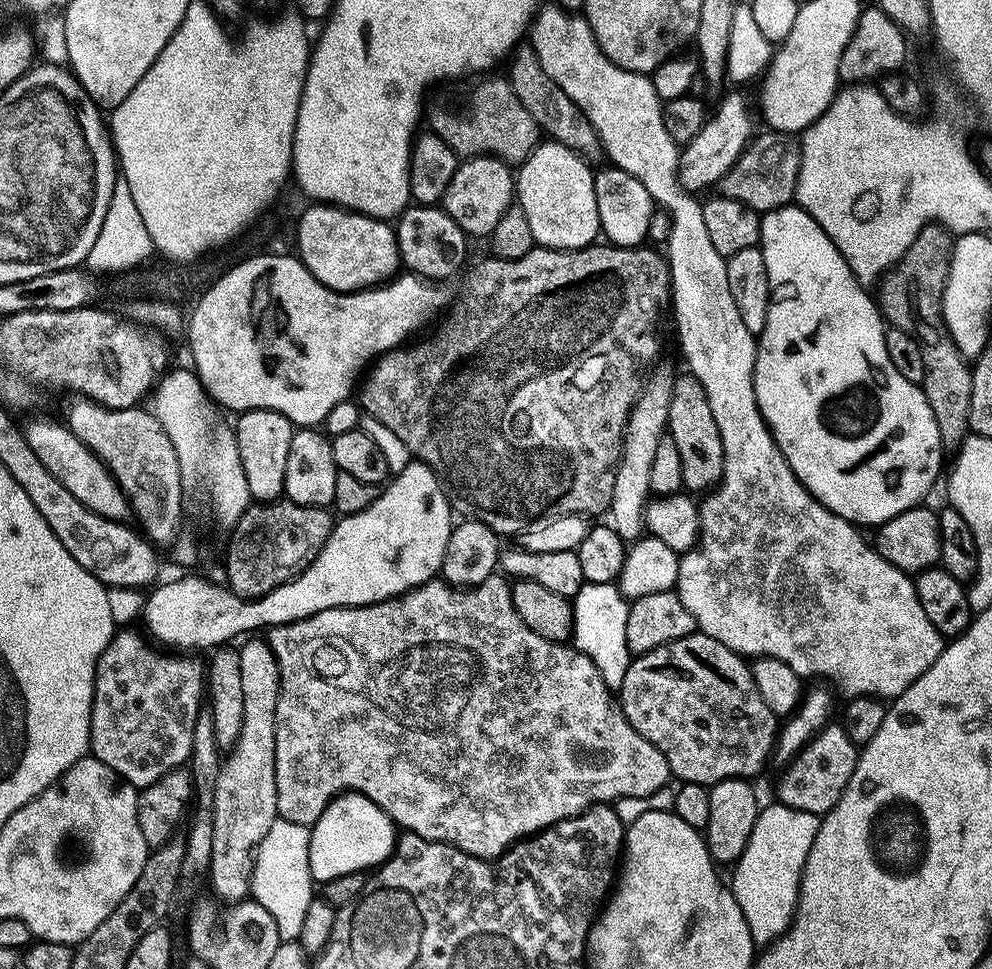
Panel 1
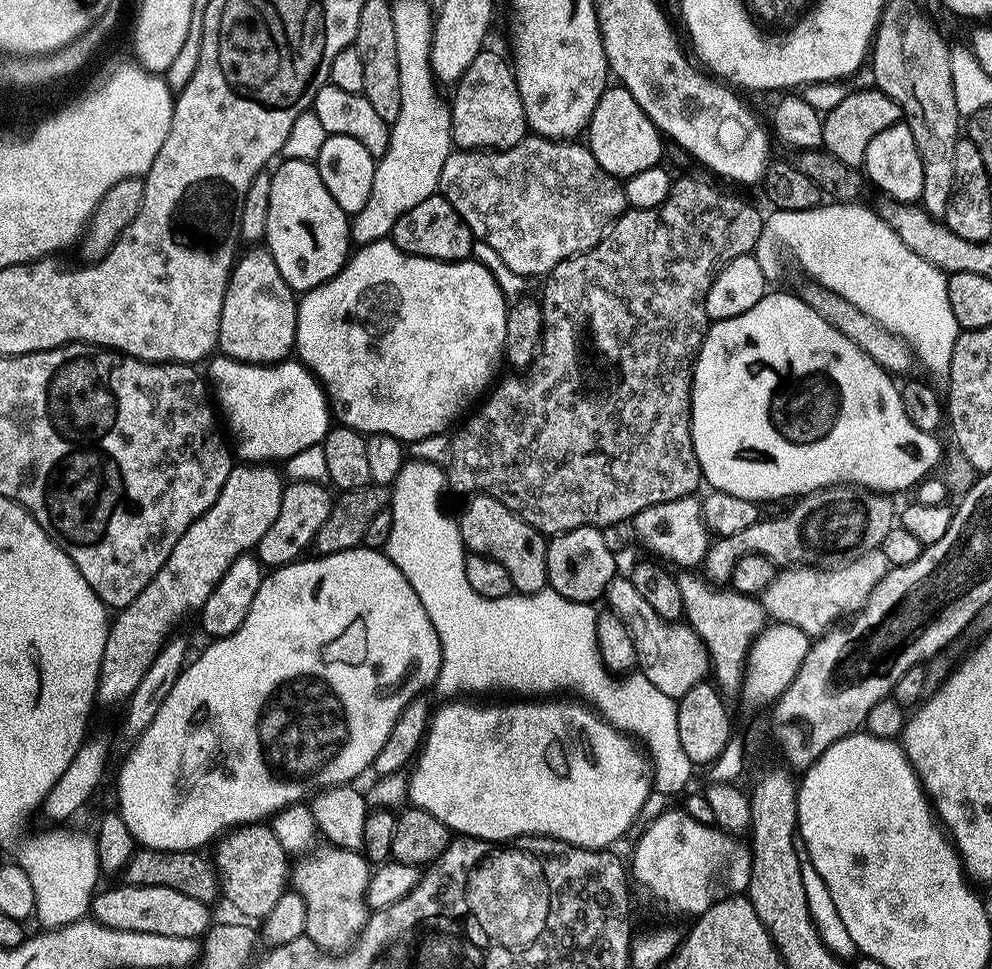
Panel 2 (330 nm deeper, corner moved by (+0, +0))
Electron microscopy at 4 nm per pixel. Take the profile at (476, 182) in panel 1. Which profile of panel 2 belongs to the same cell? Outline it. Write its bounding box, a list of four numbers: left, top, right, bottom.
[450,50,530,152]

